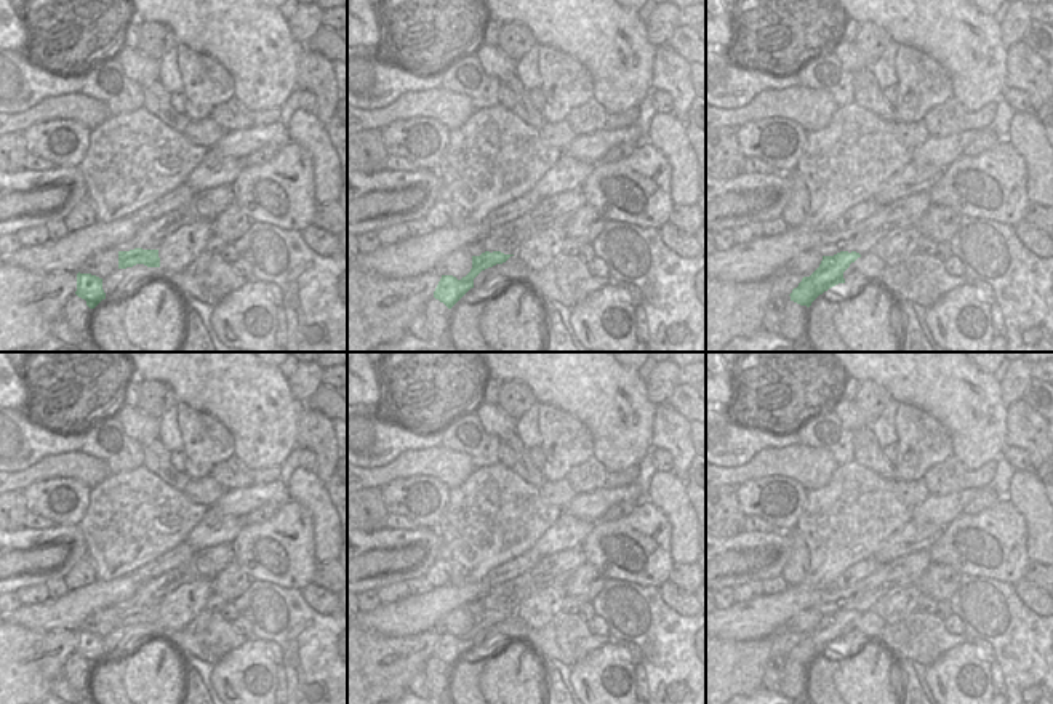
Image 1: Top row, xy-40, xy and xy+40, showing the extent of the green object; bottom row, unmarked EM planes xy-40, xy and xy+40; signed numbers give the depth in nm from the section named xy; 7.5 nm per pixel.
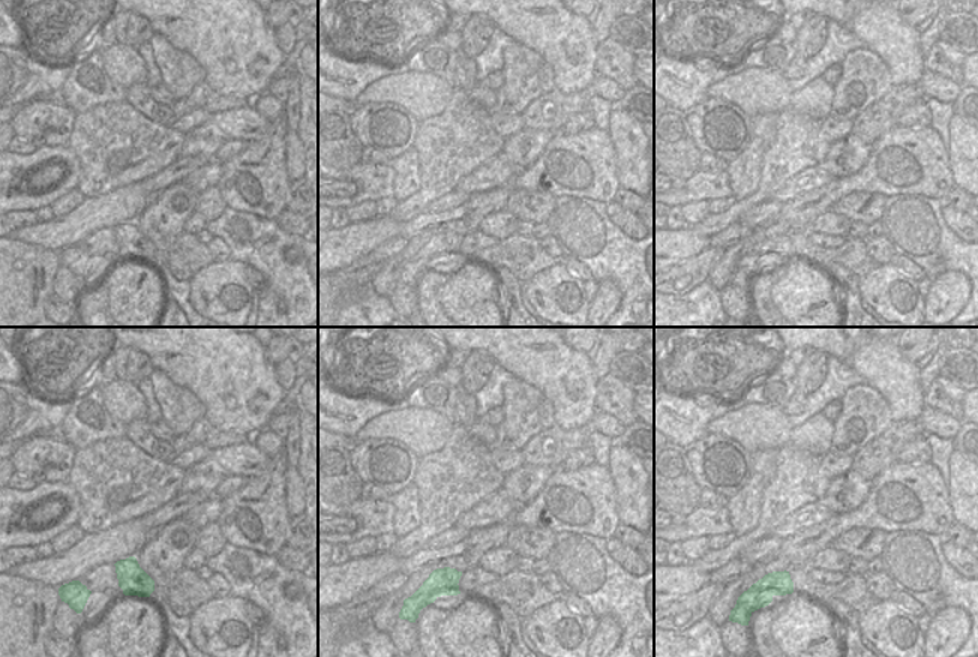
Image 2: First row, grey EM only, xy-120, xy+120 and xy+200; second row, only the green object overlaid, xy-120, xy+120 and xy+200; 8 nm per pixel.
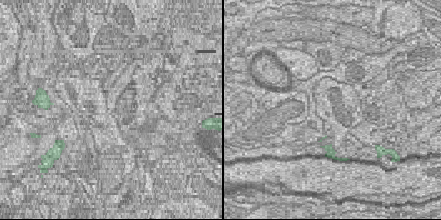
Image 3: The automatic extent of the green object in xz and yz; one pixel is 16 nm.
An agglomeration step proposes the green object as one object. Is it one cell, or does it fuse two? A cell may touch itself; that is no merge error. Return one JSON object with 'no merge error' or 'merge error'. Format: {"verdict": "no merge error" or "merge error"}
{"verdict": "merge error"}

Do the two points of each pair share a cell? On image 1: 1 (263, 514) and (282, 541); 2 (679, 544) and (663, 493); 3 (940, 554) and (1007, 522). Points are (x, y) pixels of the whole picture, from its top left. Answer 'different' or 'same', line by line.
1: different
2: same
3: same

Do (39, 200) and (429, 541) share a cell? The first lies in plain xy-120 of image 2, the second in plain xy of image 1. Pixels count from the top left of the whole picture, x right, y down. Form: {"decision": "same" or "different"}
{"decision": "same"}

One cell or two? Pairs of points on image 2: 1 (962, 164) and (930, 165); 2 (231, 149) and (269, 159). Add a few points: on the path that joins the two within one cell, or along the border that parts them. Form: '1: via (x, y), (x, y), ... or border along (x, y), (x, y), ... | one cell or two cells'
1: border along (947, 152), (954, 185) | two cells
2: border along (249, 143), (240, 153), (221, 164) | two cells

